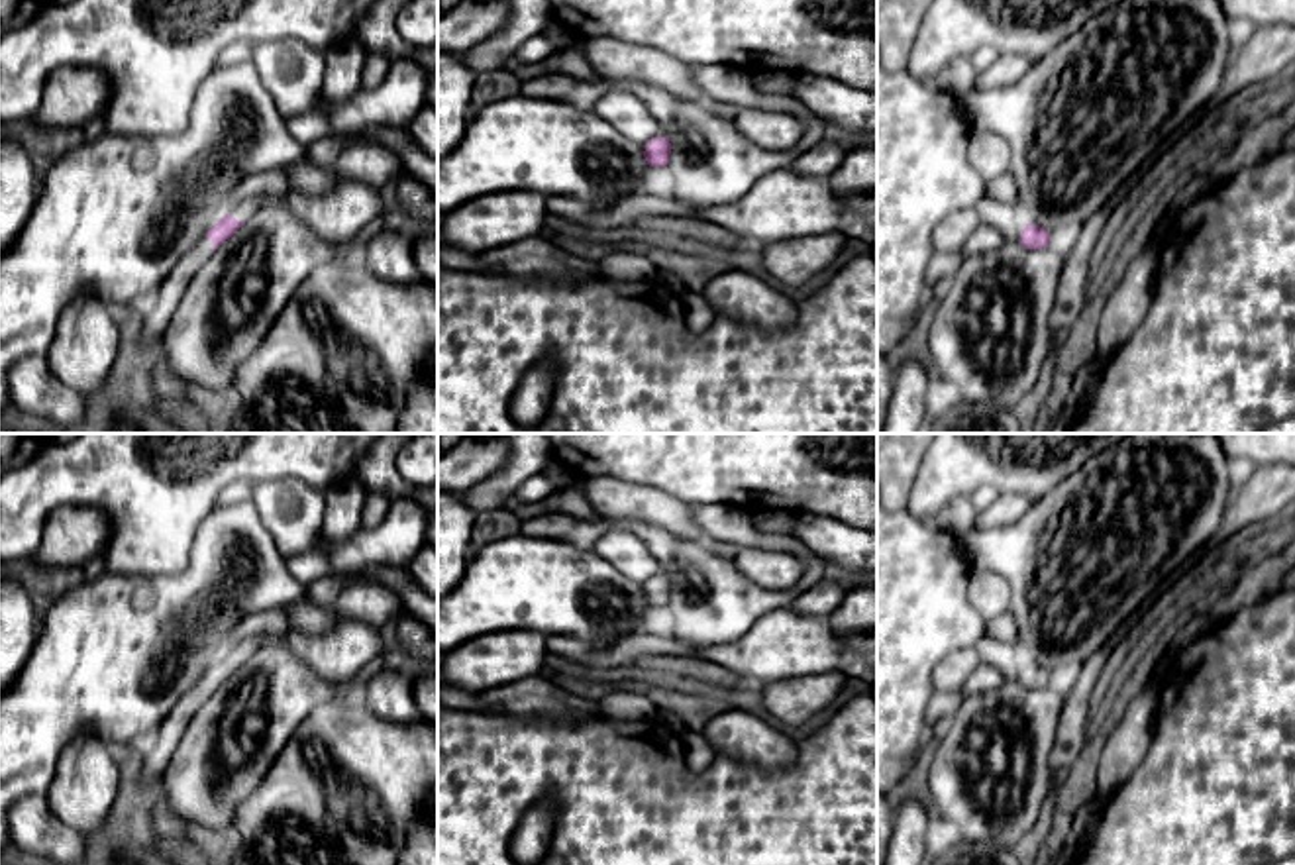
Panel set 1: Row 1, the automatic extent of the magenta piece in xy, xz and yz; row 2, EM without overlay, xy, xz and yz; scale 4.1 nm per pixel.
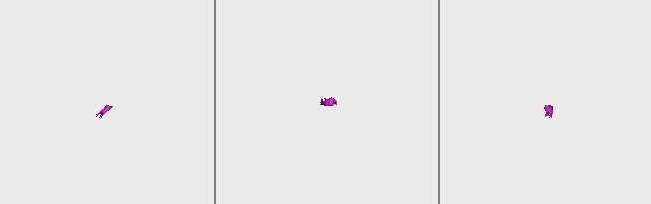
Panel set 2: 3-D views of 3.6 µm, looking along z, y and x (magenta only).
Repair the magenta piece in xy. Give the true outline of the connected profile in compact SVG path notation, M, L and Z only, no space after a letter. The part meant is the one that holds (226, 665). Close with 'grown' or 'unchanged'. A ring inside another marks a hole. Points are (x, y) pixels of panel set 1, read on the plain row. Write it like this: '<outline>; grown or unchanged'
M259 634L233 643L228 653L173 706L153 736L145 741L141 781L157 781L171 763L171 757L186 730L190 716L204 704L212 690L230 679L265 641L273 637Z; grown

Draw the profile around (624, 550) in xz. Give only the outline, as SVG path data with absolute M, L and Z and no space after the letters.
M624 528L604 532L595 541L593 551L640 585L648 585L649 579L659 577L661 573L661 563L649 551L646 541Z

